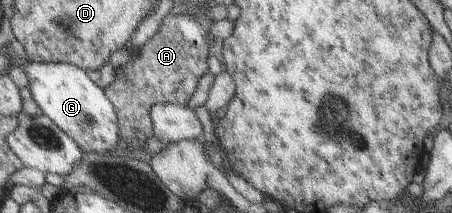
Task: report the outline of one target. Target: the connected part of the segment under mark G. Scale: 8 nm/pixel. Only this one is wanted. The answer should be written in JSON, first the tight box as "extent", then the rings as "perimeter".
{"extent":[22,57,120,152],"perimeter":[[[25,57],[22,65],[28,78],[28,88],[43,110],[45,116],[58,125],[67,135],[70,135],[84,152],[113,152],[117,149],[120,138],[120,121],[116,106],[108,96],[107,91],[99,87],[93,78],[78,65],[67,62],[38,62]]]}

